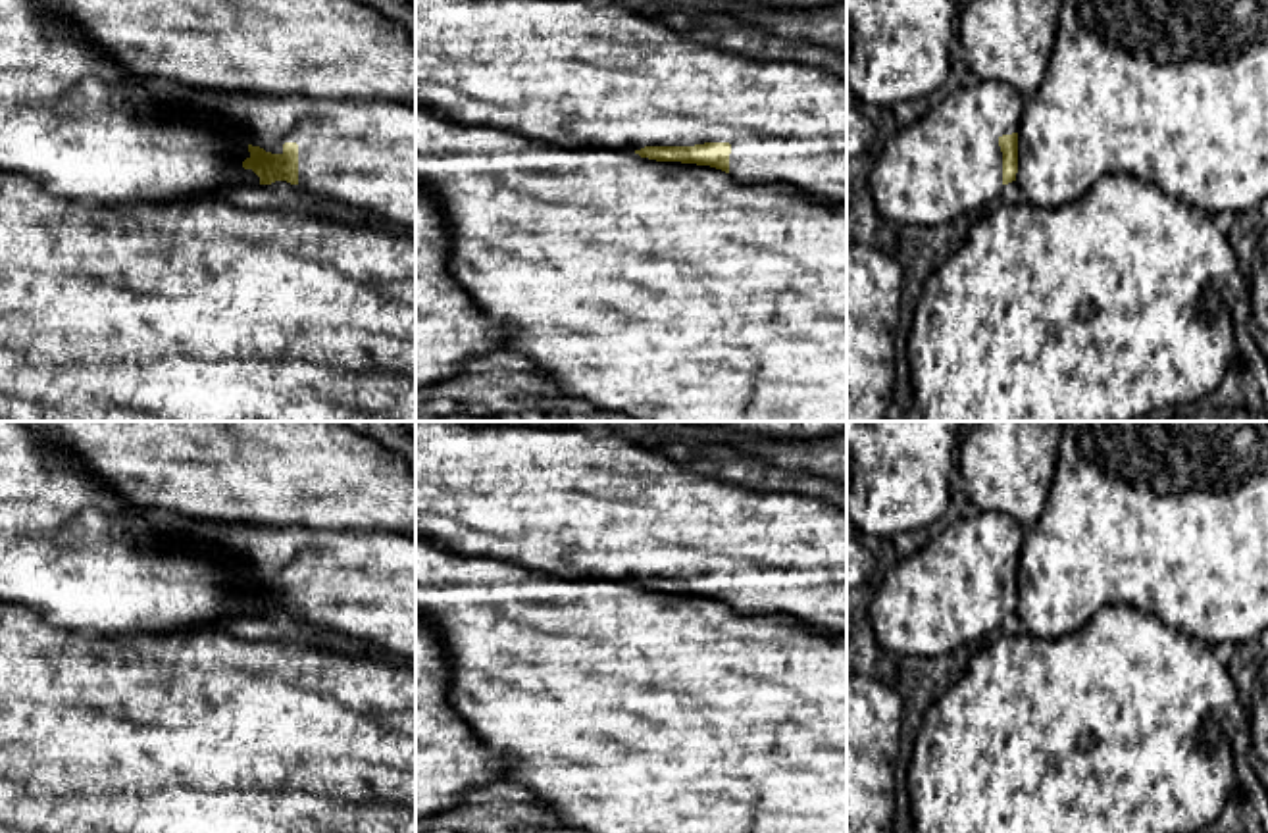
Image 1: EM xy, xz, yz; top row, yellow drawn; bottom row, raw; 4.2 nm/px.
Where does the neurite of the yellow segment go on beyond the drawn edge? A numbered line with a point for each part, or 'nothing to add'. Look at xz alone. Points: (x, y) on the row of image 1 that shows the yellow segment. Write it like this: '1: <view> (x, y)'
1: xz (568, 74)

